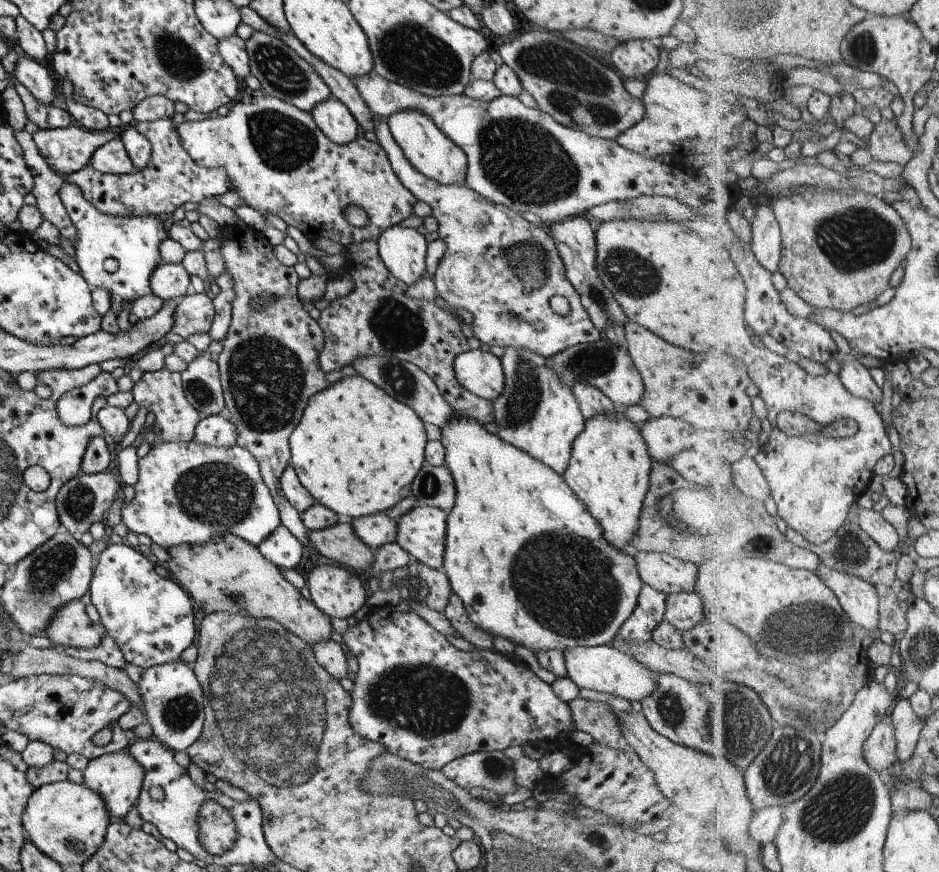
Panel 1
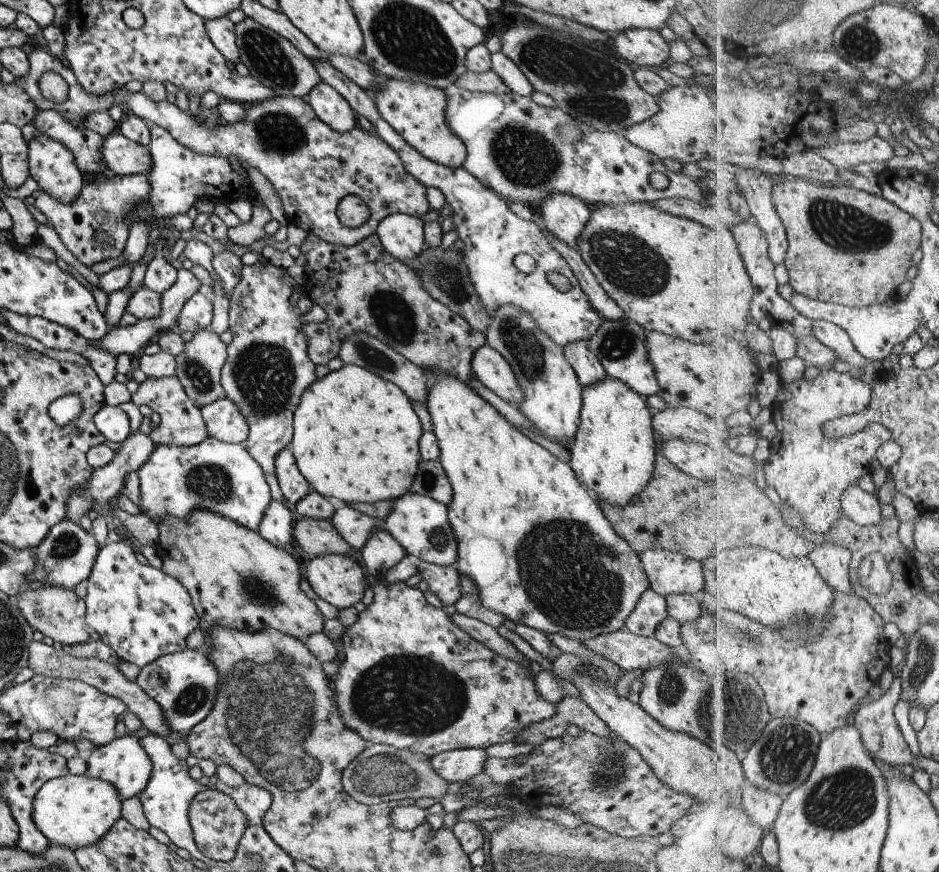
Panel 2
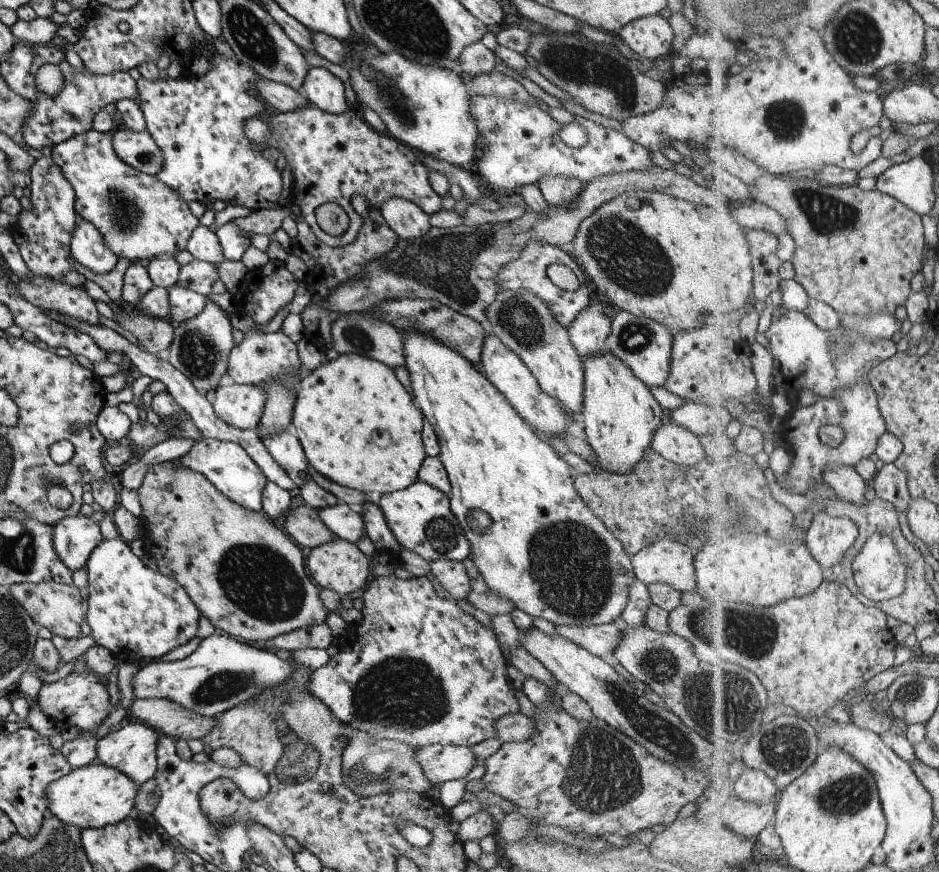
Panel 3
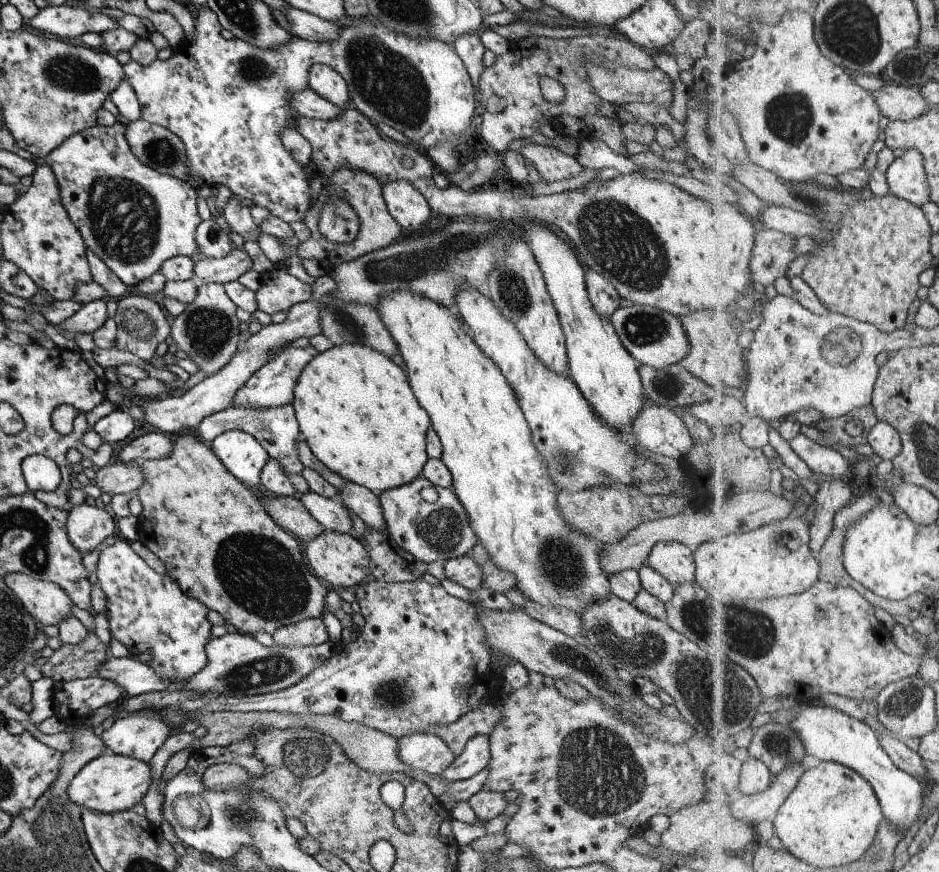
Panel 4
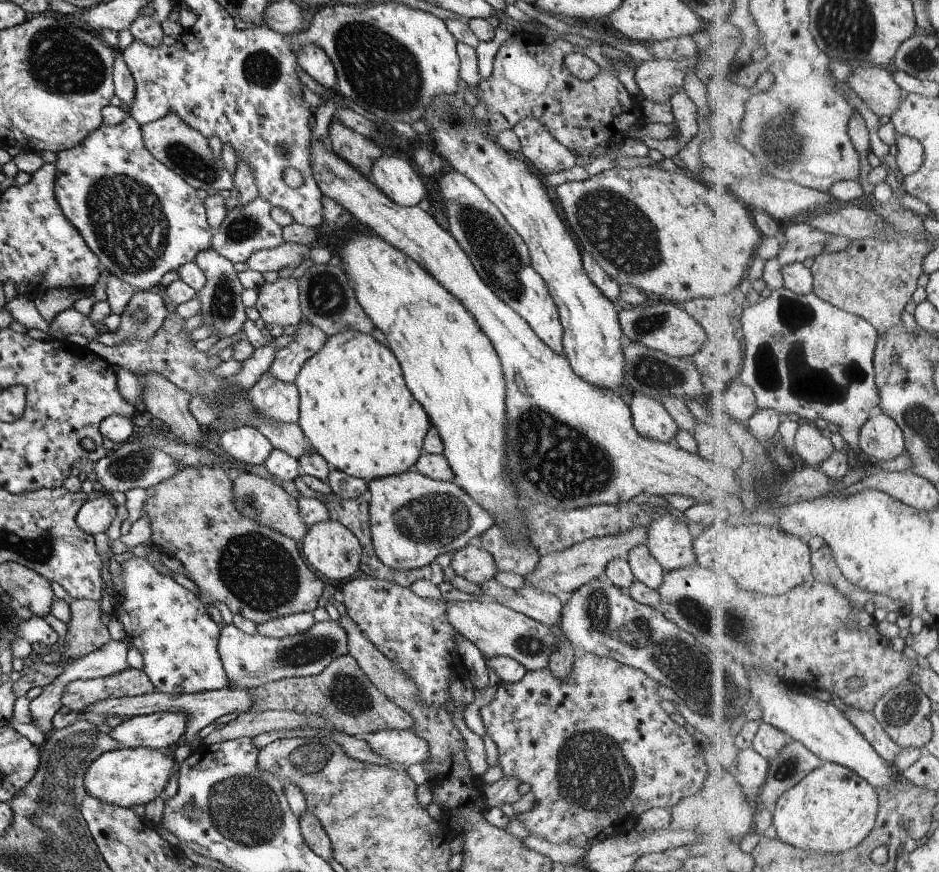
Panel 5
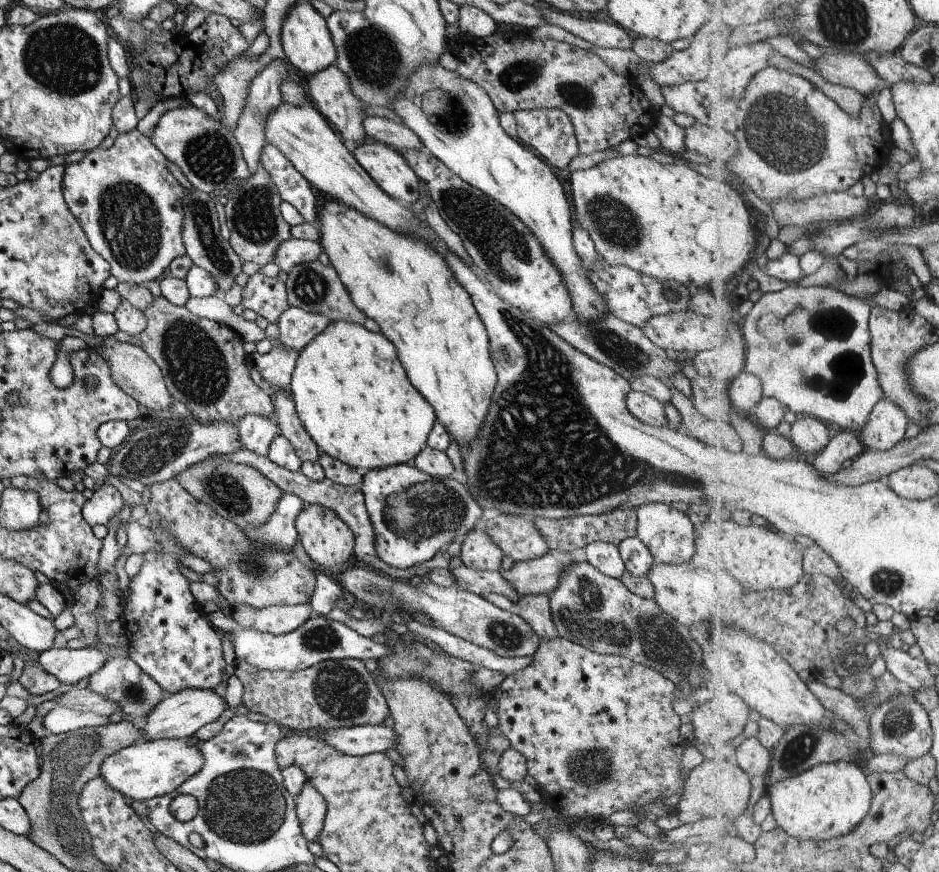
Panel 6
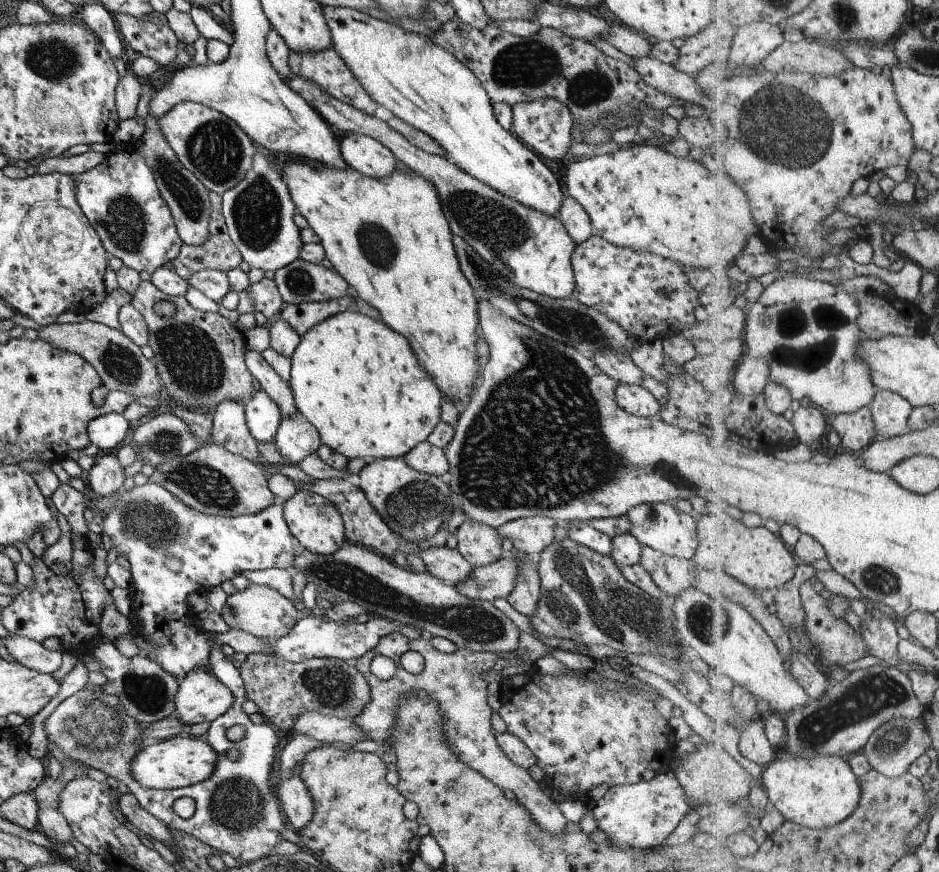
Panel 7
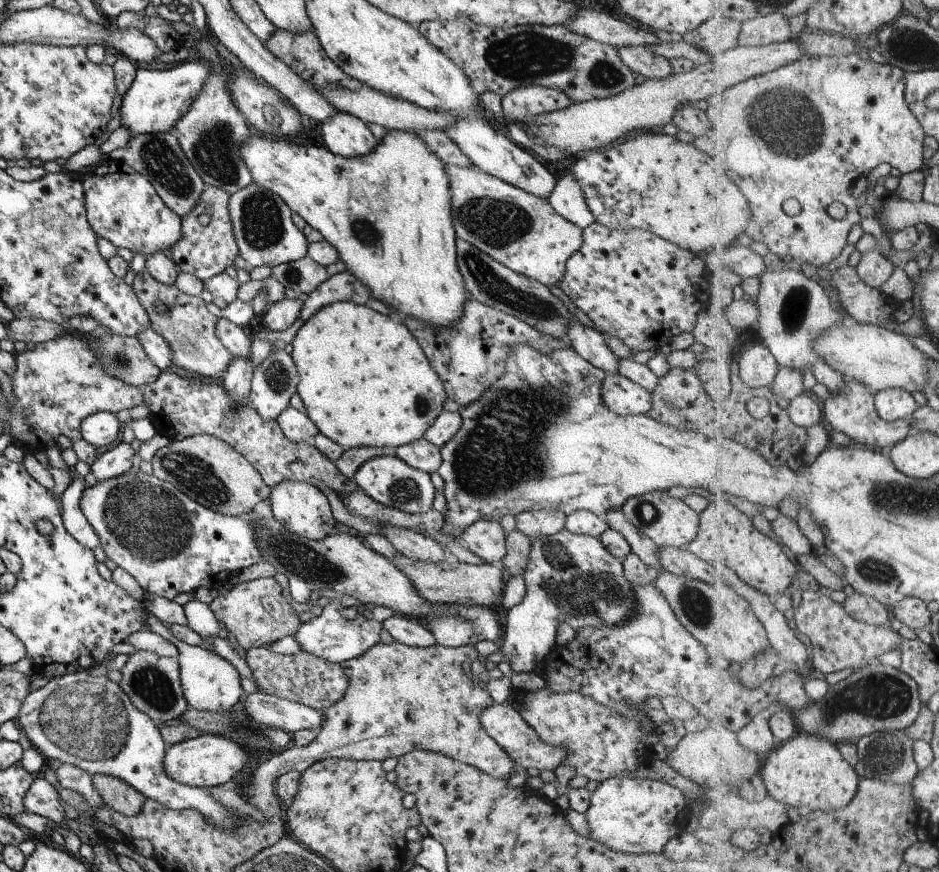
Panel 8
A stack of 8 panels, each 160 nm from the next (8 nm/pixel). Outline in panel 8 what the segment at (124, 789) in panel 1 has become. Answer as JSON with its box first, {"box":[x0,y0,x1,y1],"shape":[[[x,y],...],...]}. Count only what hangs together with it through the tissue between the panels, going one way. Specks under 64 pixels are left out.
{"box":[173,638,244,713],"shape":[[[173,638],[173,644],[178,650],[175,659],[178,662],[178,677],[187,706],[200,711],[218,713],[235,708],[244,692],[239,683],[240,675],[233,665],[205,647],[187,645],[175,638]]]}

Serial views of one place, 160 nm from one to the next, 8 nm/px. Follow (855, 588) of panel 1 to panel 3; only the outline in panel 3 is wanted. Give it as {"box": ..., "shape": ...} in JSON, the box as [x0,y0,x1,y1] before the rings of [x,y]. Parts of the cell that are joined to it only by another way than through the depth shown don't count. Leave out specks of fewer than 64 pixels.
{"box":[806,511,858,569],"shape":[[[821,511],[813,518],[806,542],[817,562],[831,569],[844,559],[858,534],[858,526],[853,520],[829,516]]]}

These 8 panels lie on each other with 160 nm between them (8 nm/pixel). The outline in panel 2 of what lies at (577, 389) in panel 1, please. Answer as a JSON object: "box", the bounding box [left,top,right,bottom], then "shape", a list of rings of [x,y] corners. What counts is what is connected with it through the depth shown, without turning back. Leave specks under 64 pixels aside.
{"box":[562,340,606,388],"shape":[[[584,340],[570,342],[562,348],[565,360],[573,369],[582,388],[600,381],[606,375],[596,354],[589,350],[586,342]]]}

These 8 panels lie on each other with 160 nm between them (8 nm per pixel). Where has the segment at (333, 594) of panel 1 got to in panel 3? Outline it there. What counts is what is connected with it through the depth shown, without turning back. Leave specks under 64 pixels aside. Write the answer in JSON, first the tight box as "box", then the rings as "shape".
{"box":[305,536,372,596],"shape":[[[337,536],[332,541],[313,547],[307,556],[307,560],[305,560],[305,565],[317,588],[332,590],[339,596],[340,594],[341,596],[349,594],[349,592],[359,590],[359,588],[363,589],[372,577],[367,557],[354,544]]]}

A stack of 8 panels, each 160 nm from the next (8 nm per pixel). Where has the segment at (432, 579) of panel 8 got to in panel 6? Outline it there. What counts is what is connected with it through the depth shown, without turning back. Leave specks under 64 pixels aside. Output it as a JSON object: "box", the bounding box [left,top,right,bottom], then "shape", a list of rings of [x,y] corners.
{"box":[499,549,580,596],"shape":[[[549,549],[540,558],[514,562],[511,568],[505,571],[501,569],[499,572],[505,582],[509,582],[509,586],[513,586],[513,590],[517,590],[521,595],[549,596],[559,582],[561,570],[577,562],[580,557],[578,551],[560,552]]]}

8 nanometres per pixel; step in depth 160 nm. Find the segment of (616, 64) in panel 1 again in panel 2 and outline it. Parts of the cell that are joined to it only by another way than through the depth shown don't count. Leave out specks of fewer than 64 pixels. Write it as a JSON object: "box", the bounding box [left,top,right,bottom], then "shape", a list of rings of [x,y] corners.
{"box":[613,29,670,70],"shape":[[[629,29],[614,34],[613,39],[615,52],[634,68],[645,66],[657,70],[659,67],[665,66],[669,61],[670,45],[659,35],[658,30]]]}

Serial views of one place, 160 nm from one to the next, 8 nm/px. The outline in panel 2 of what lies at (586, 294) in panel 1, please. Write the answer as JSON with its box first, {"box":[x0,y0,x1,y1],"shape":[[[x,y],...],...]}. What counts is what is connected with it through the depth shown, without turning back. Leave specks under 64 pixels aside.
{"box":[537,193,592,248],"shape":[[[567,193],[548,194],[537,208],[547,231],[575,248],[577,237],[588,221],[592,208],[577,196]]]}

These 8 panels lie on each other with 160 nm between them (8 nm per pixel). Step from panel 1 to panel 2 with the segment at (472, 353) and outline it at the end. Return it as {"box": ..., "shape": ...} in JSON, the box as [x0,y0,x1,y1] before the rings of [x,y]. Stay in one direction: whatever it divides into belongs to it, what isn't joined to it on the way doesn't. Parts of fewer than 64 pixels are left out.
{"box":[470,344,522,406],"shape":[[[488,344],[475,350],[470,367],[474,377],[501,400],[513,406],[522,400],[511,365]]]}

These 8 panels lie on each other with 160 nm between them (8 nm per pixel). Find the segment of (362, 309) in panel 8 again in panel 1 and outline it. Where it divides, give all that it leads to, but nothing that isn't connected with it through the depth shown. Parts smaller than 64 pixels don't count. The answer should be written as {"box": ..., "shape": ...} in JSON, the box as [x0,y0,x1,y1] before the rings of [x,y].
{"box":[288,374,427,520],"shape":[[[356,374],[354,376],[344,376],[308,398],[297,426],[288,436],[289,464],[294,468],[303,488],[314,498],[315,503],[331,509],[341,519],[351,520],[355,517],[384,512],[384,510],[390,509],[395,503],[398,503],[399,500],[410,494],[410,482],[413,480],[414,474],[417,474],[418,468],[425,463],[424,446],[426,442],[427,438],[423,430],[423,423],[419,420],[413,409],[403,405],[397,399],[387,396],[387,394],[373,383],[370,383],[366,378]]]}

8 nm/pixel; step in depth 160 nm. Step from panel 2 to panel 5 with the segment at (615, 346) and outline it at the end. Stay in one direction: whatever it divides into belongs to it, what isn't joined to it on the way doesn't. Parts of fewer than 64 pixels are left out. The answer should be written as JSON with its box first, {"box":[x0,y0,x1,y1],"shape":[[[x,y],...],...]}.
{"box":[617,300,706,359],"shape":[[[654,300],[633,309],[618,310],[617,319],[622,335],[629,341],[640,344],[646,351],[655,350],[671,358],[690,359],[706,340],[701,326],[684,312],[683,307],[668,301]]]}

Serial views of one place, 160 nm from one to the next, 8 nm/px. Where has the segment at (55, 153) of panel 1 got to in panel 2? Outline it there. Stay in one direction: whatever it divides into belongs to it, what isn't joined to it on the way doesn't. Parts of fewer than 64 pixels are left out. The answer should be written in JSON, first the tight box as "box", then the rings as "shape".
{"box":[28,134,83,205],"shape":[[[41,134],[28,142],[28,176],[37,184],[38,190],[46,192],[57,202],[67,205],[77,200],[83,180],[80,170],[75,166],[73,155],[60,142]]]}

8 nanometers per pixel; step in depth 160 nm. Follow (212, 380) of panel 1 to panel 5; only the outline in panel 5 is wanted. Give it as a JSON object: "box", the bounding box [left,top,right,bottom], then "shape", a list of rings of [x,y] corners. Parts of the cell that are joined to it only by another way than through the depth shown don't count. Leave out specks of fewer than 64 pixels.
{"box":[195,247,246,337],"shape":[[[211,247],[197,252],[195,256],[197,267],[205,278],[205,284],[201,290],[197,290],[196,298],[199,300],[199,315],[202,320],[198,326],[211,327],[211,335],[231,337],[241,331],[242,324],[246,320],[243,304],[239,294],[244,290],[239,282],[238,276],[233,270],[232,263],[219,256]]]}

